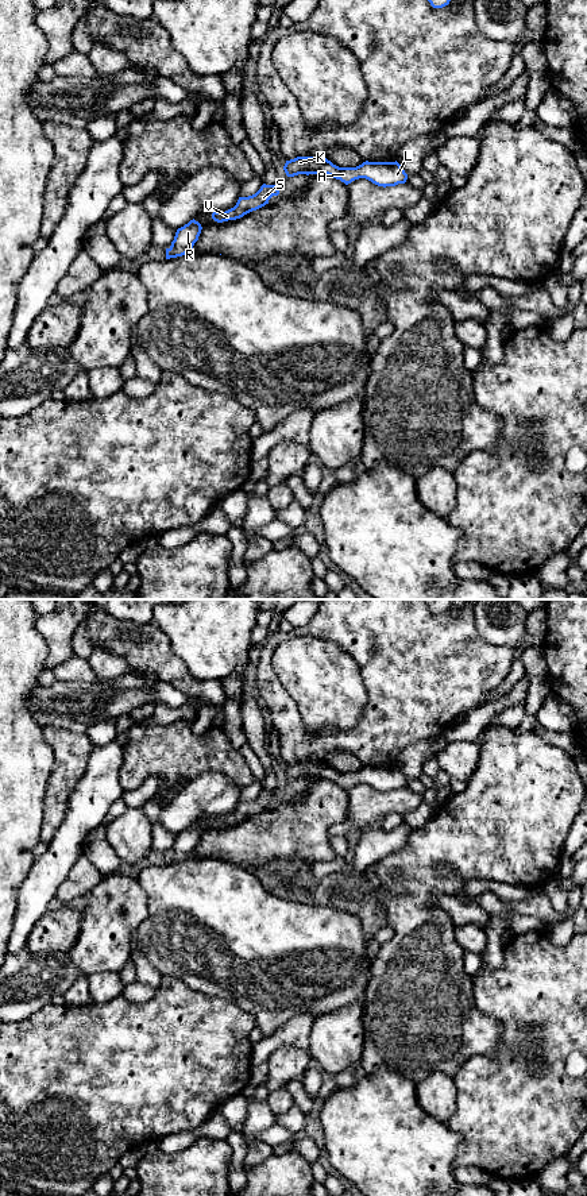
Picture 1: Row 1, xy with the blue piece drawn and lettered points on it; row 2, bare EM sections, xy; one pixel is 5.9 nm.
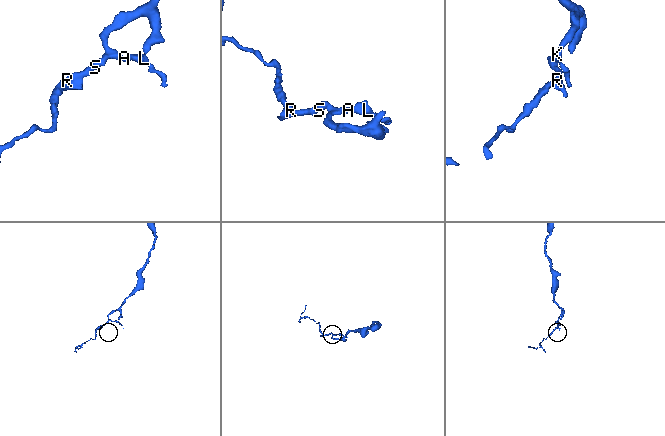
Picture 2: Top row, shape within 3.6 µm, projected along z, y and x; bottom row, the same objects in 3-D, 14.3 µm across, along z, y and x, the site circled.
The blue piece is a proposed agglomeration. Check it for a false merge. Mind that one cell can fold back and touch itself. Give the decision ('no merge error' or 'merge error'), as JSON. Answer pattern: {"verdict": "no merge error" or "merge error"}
{"verdict": "no merge error"}

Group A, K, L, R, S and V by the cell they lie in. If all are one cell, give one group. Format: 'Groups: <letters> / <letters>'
Groups: A K L R S V

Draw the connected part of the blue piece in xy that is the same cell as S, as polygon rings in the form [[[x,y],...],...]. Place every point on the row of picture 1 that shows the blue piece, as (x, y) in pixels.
[[[263,184],[255,194],[248,197],[239,197],[233,208],[225,212],[213,212],[212,219],[217,223],[240,219],[244,215],[264,207],[266,204],[269,204],[269,200],[273,196],[278,194],[279,190],[277,188],[277,184],[275,185]]]

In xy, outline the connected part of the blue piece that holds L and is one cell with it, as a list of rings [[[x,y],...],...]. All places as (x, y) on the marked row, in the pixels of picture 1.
[[[297,157],[286,161],[283,170],[287,177],[298,174],[328,174],[345,185],[355,180],[366,178],[378,186],[395,186],[405,184],[408,174],[395,162],[363,162],[356,167],[339,167],[325,157]]]

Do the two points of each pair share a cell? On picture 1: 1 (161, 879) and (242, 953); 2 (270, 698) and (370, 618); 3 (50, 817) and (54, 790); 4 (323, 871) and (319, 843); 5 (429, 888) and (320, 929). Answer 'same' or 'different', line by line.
1: same
2: same
3: same
4: different
5: different

